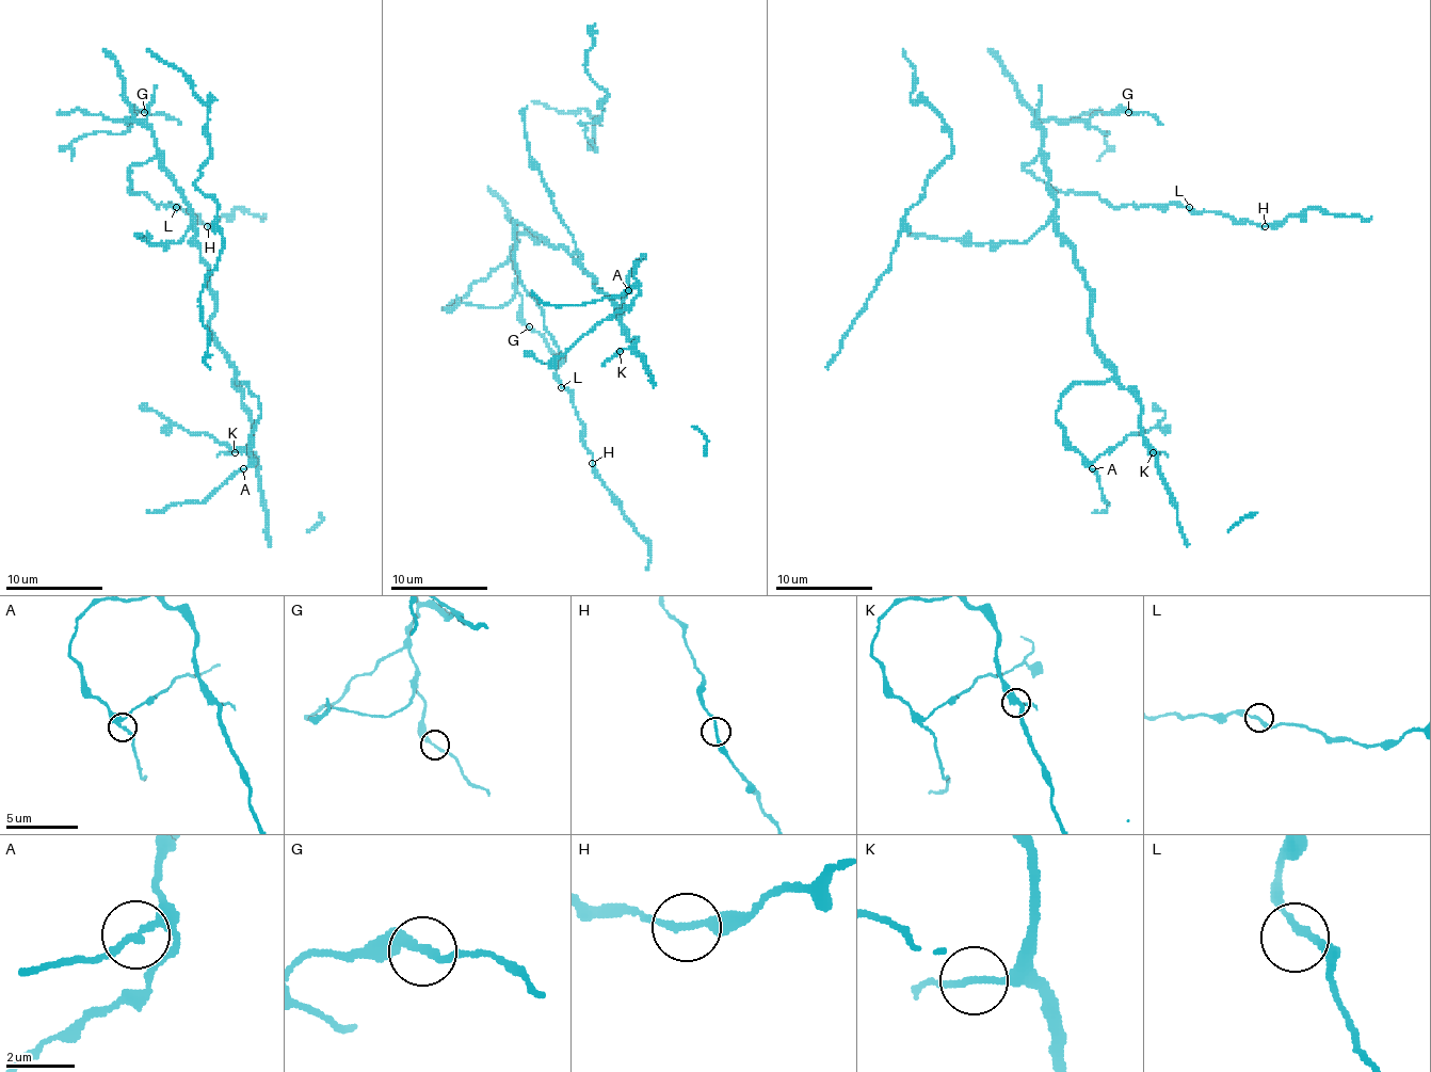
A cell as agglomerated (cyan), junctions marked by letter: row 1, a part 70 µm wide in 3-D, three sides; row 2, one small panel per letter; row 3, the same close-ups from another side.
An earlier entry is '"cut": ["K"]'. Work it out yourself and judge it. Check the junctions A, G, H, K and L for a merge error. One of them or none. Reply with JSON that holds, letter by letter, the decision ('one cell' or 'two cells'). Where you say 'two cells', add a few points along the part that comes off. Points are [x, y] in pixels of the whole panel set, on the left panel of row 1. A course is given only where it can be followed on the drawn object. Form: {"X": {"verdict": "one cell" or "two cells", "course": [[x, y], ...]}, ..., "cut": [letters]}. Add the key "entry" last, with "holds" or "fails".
{"A": {"verdict": "one cell"}, "G": {"verdict": "one cell"}, "H": {"verdict": "one cell"}, "K": {"verdict": "one cell"}, "L": {"verdict": "one cell"}, "cut": [], "entry": "fails"}

